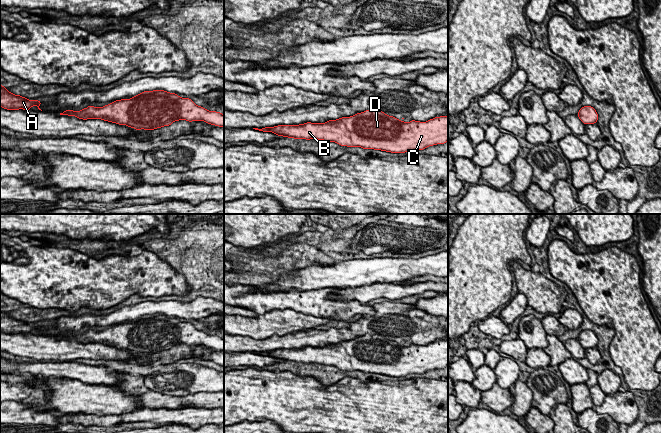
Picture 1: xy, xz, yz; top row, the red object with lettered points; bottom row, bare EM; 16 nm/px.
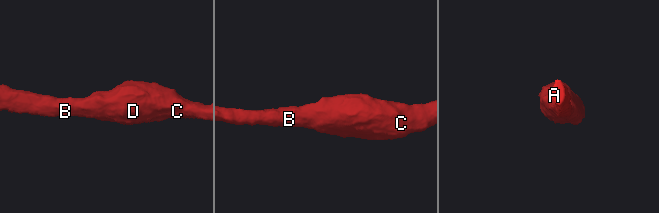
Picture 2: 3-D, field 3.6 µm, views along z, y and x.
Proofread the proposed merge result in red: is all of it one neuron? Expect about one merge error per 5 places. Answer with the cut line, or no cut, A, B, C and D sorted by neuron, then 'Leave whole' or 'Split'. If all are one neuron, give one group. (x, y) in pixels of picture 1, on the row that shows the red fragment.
No split. Groups: A B C D. Leave whole

